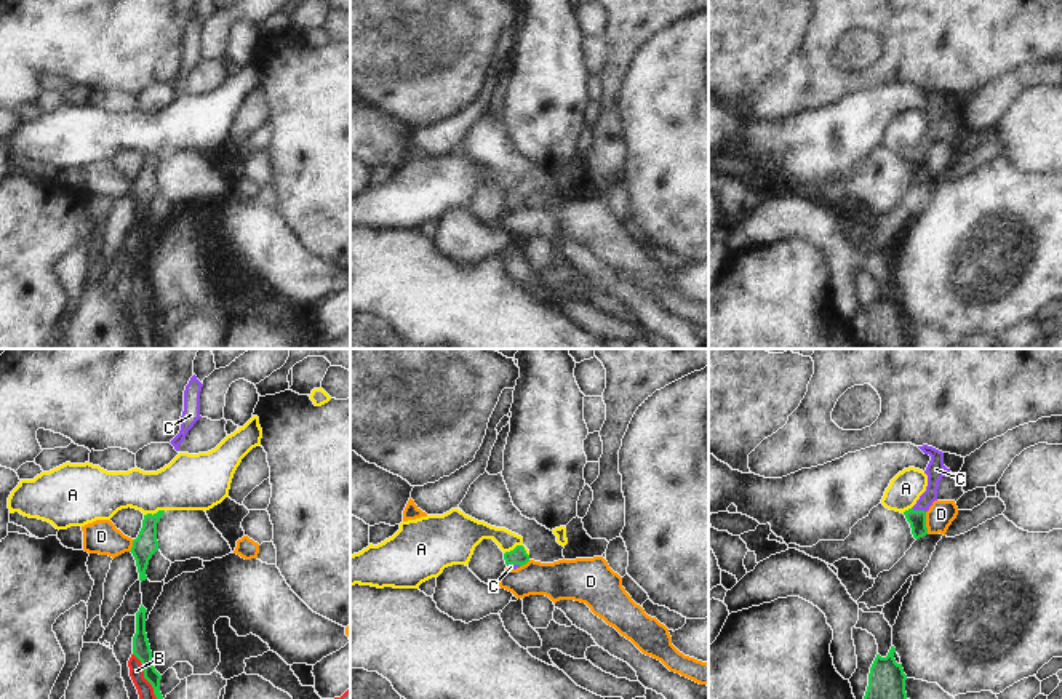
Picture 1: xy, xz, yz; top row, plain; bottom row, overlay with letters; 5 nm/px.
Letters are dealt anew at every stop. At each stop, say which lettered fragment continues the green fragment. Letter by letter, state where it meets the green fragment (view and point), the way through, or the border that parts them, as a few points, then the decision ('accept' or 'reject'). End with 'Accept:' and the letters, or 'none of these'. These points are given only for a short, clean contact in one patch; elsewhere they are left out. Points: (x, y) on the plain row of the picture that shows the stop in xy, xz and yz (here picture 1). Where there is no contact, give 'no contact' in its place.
A: xz (519, 187) | along xz (504, 195), (522, 187), (528, 197) | reject
B: xy (146, 320) | along xy (133, 295), (143, 309), (143, 319), (151, 327), (160, 347) | reject
C: yz (918, 152) | accept
D: yz (925, 165) | along yz (925, 154), (928, 175) | reject
Accept: C

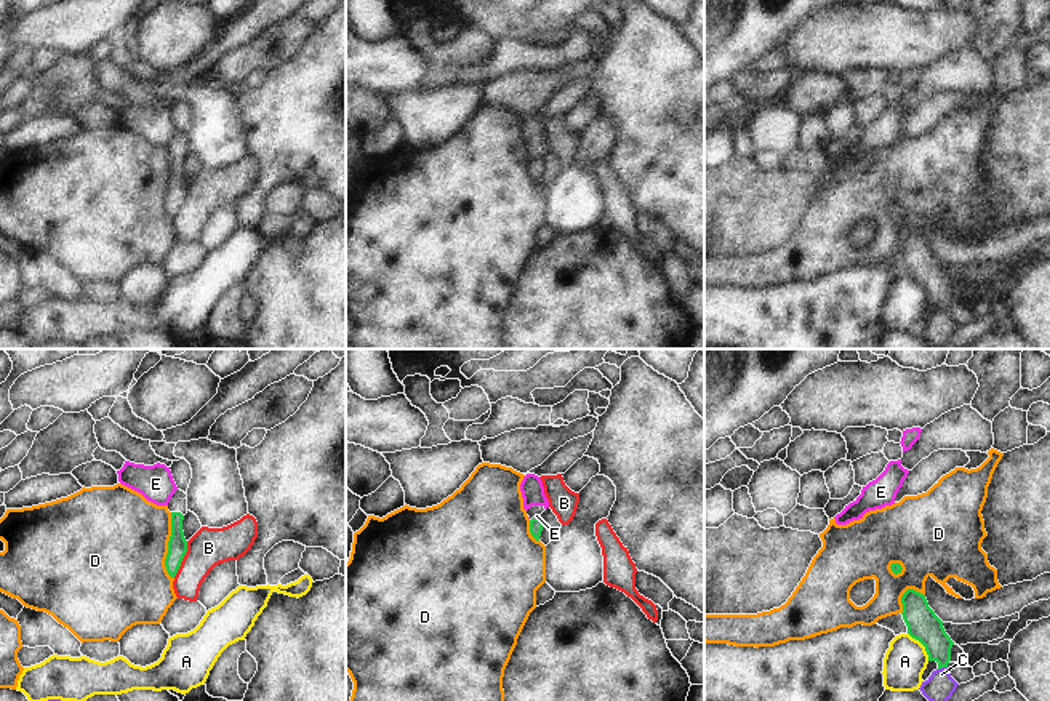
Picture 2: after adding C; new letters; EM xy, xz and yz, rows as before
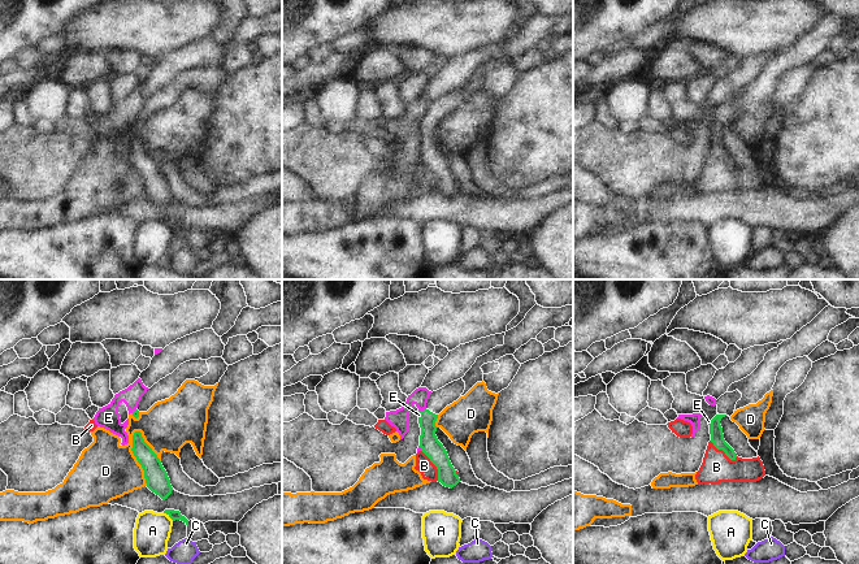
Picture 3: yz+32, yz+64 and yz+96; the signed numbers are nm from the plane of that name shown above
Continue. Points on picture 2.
A: yz (922, 285) | along yz (908, 274), (924, 288), (929, 301) | reject
B: xy (183, 199) | along xy (188, 183), (188, 192), (173, 218) | reject
C: yz (941, 308) | along yz (946, 308), (938, 311) | reject
D: xy (168, 188) | reject
E: xz (537, 160) | along xz (533, 159), (538, 160) | reject
Accept: none of these

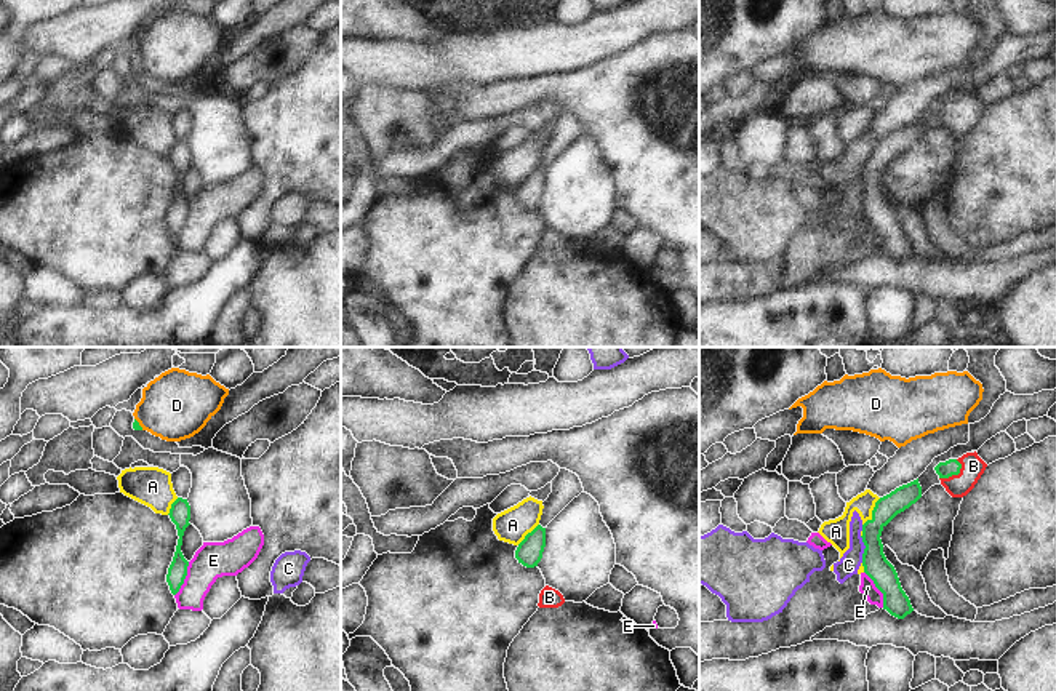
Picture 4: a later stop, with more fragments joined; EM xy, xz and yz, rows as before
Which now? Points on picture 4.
A: yz (872, 154) | reject
B: yz (952, 115) | across yz (951, 109), (952, 115), (962, 115), (973, 107) | accept
C: yz (864, 191) | along yz (860, 178), (864, 187), (863, 203) | reject
D: xy (138, 66) | along xy (135, 59), (143, 71) | reject
E: yz (877, 229) | along yz (864, 213), (882, 235), (884, 248) | reject
Accept: B

